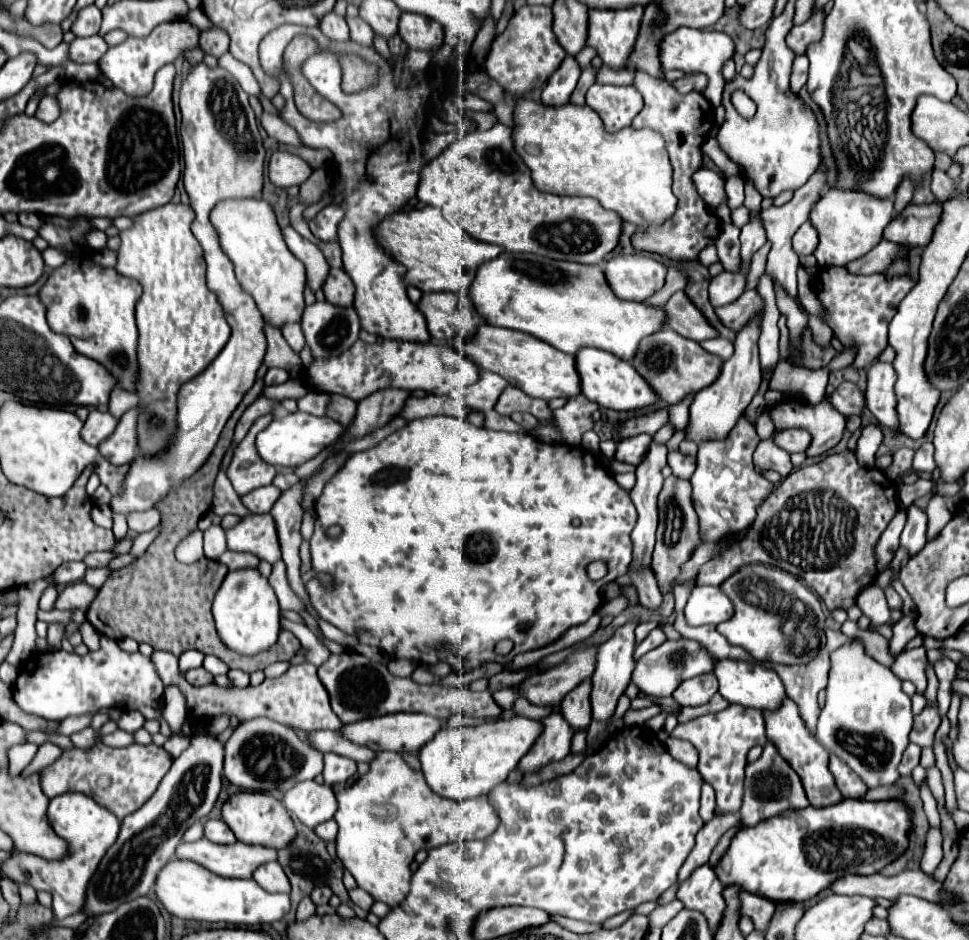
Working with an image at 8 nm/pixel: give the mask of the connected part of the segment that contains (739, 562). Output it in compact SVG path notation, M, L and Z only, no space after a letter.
M845 449L841 453L833 453L819 463L805 465L795 469L787 479L783 479L781 487L777 487L771 497L757 509L757 517L749 527L743 541L733 543L727 551L707 561L699 575L697 585L721 585L733 573L737 573L743 565L765 563L771 567L781 567L787 573L797 575L811 587L829 611L843 609L847 611L857 603L859 593L875 583L877 577L877 561L875 561L875 545L897 513L897 491L895 483L885 477L883 471L875 467L861 467L853 451Z

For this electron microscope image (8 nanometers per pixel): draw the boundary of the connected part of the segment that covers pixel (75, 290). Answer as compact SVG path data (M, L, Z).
M87 217L71 219L69 227L45 223L39 229L51 247L63 249L69 257L67 261L53 269L39 289L37 297L47 309L47 323L55 333L63 333L71 339L73 347L101 365L119 379L119 387L135 391L137 377L137 327L135 327L135 305L141 297L141 285L135 279L119 275L113 267L101 267L95 261L85 261L81 265L81 249L87 247L85 235L93 231Z

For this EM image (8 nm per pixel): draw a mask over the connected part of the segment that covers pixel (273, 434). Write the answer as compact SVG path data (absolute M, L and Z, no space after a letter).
M289 413L283 419L275 419L267 429L263 429L257 435L257 451L263 461L275 465L275 467L297 467L313 457L317 457L323 449L331 447L337 437L343 433L343 425L327 415L315 417L309 413Z

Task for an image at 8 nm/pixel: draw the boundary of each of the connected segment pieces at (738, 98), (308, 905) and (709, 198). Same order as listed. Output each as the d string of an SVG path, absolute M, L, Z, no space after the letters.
M737 90L733 93L731 101L738 113L751 118L756 112L755 103L741 90Z
M305 897L305 901L301 905L297 905L297 919L303 921L303 919L309 919L311 915L315 913L315 905L309 897Z
M699 169L693 175L693 181L701 193L701 197L705 199L705 203L713 209L717 209L721 203L727 201L727 193L725 193L725 177L719 175L717 171L711 169Z

